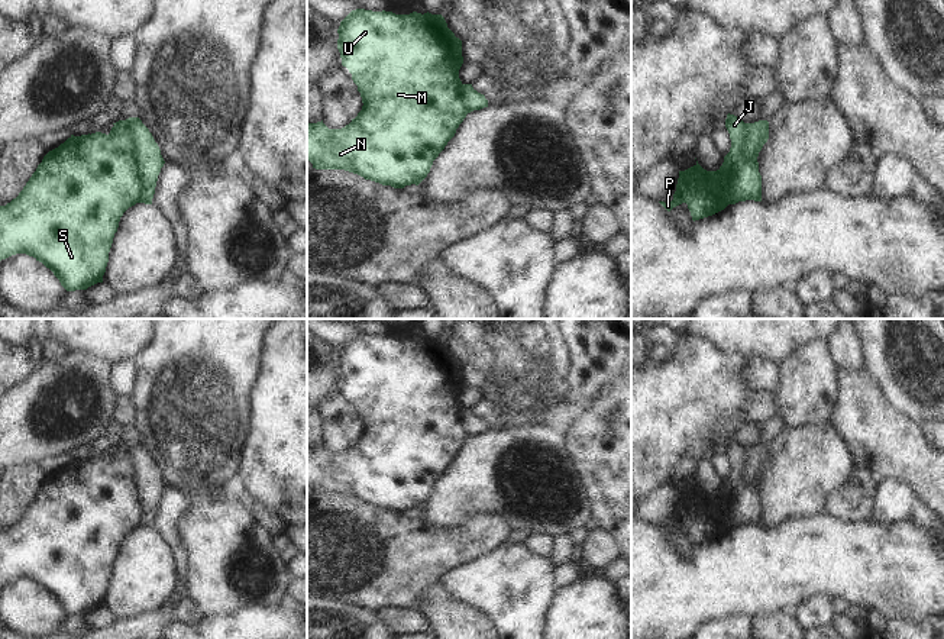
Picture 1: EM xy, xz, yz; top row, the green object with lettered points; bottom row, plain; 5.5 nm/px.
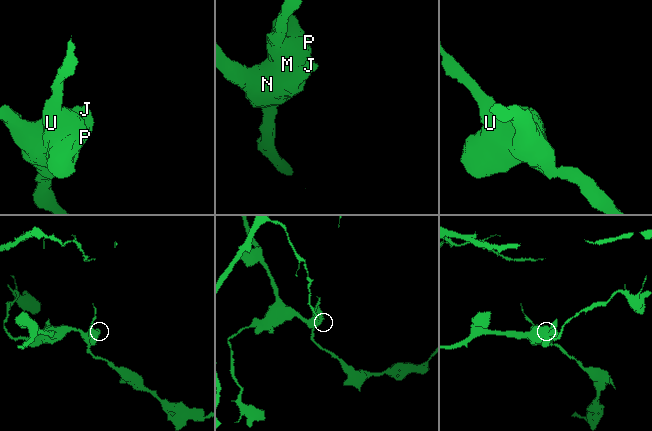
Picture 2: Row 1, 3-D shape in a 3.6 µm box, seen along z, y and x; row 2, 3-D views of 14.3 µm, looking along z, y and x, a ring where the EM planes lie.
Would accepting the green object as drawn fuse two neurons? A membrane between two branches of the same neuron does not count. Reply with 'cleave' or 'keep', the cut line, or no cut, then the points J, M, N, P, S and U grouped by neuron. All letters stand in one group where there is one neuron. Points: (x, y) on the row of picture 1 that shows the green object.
cleave; cut in xy along (125, 120), (133, 144), (133, 160), (141, 186), (139, 202); J / M N P S U

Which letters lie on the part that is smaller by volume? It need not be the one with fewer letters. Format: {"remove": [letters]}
{"remove": ["J"]}

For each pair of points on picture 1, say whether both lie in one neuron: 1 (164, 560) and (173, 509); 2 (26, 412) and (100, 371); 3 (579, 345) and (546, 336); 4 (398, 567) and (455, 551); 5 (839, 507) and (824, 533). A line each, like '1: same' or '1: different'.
1: different
2: same
3: different
4: same
5: different

